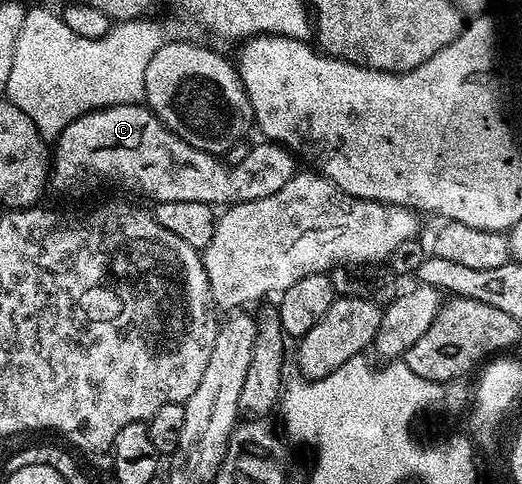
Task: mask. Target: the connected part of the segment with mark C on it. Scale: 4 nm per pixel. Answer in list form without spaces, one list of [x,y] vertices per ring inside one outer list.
[[[137,103],[135,105],[106,105],[103,109],[96,109],[93,113],[82,115],[78,119],[74,119],[68,126],[60,132],[59,137],[55,138],[54,148],[50,153],[50,185],[56,189],[72,189],[75,185],[92,185],[95,181],[101,181],[104,185],[117,185],[120,189],[129,189],[132,193],[141,193],[144,197],[149,197],[152,203],[157,201],[182,201],[188,203],[206,203],[213,207],[227,207],[236,205],[240,201],[253,201],[254,199],[266,199],[266,195],[274,195],[274,191],[278,191],[278,187],[286,187],[288,180],[298,172],[298,161],[295,156],[284,146],[275,143],[260,143],[264,145],[253,144],[246,159],[237,165],[229,165],[223,160],[218,159],[217,154],[207,153],[201,149],[195,149],[188,142],[184,142],[178,135],[167,129],[166,126],[152,113],[147,104]]]

